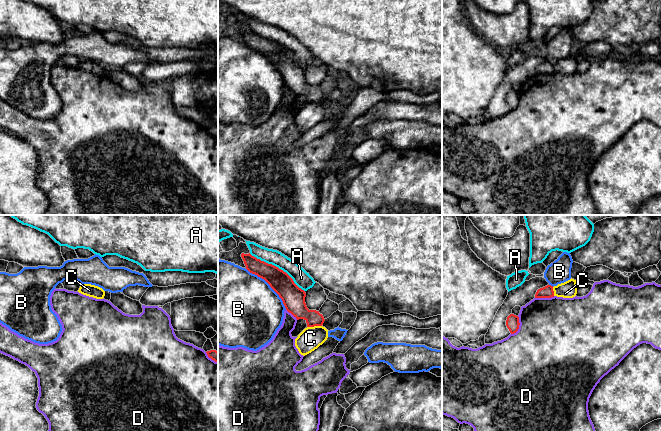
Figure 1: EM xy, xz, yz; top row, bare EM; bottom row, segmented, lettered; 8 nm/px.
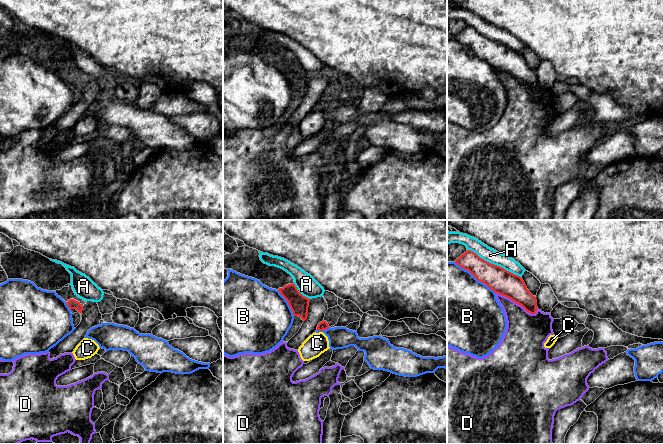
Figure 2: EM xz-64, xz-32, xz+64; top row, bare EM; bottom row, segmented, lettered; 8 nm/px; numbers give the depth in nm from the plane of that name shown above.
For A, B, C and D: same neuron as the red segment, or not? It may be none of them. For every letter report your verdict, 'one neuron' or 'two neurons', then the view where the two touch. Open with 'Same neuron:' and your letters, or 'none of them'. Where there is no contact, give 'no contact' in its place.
Same neuron: none of them
A: two neurons; meets red in xz
B: two neurons; meets red in xz
C: two neurons; meets red in xz
D: two neurons; meets red in yz

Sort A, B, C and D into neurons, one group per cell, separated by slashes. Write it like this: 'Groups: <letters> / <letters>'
Groups: A / B / C / D

